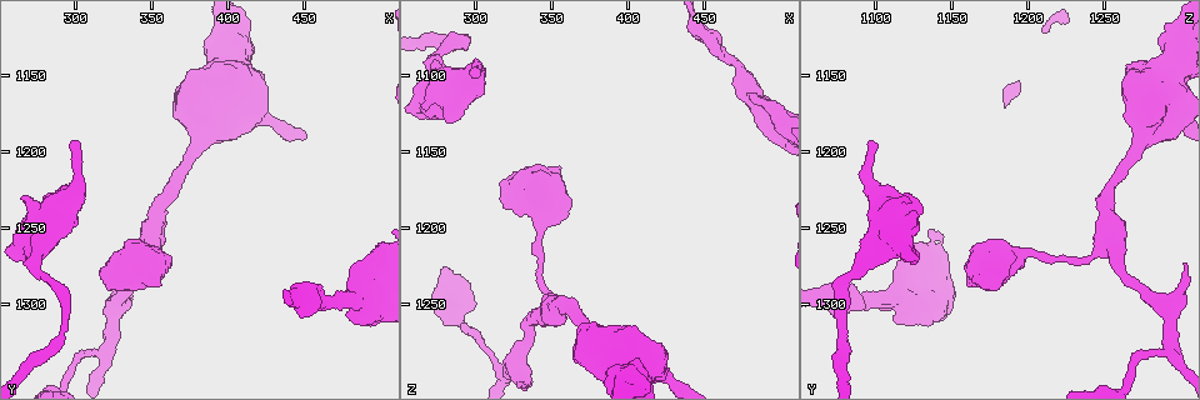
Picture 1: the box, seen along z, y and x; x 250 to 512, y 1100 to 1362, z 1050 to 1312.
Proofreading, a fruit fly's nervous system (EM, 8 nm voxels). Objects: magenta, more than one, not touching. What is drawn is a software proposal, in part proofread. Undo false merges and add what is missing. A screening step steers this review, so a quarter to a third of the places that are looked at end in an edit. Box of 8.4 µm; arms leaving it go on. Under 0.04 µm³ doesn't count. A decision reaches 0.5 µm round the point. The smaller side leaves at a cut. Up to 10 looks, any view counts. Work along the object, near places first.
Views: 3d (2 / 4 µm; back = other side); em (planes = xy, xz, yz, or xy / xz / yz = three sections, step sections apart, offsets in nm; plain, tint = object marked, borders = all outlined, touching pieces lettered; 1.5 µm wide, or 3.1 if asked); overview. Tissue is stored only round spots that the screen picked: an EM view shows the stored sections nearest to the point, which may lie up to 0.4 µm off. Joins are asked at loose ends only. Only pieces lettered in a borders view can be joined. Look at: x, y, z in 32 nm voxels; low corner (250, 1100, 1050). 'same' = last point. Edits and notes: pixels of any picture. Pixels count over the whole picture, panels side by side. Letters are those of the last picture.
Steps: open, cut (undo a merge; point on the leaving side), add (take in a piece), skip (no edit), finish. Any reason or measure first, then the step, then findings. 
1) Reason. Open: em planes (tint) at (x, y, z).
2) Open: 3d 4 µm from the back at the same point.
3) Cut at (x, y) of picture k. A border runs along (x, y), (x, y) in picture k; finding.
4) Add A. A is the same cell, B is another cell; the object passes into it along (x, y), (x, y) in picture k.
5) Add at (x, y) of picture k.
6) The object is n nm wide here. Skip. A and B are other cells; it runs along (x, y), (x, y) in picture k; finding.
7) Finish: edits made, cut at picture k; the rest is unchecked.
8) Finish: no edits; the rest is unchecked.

Narrows sharply. Open: 3d 4 µm at (470, 1296, 1094).

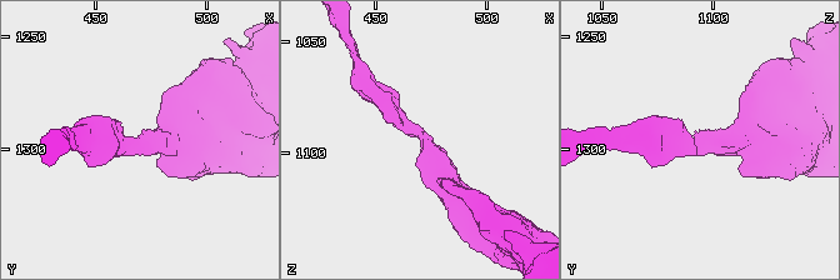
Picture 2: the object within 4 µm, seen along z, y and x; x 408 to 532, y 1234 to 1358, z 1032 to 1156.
The arms are 320, 380 nm wide. Open: em xy step 8 (borders) at (471, 1297, 1092).

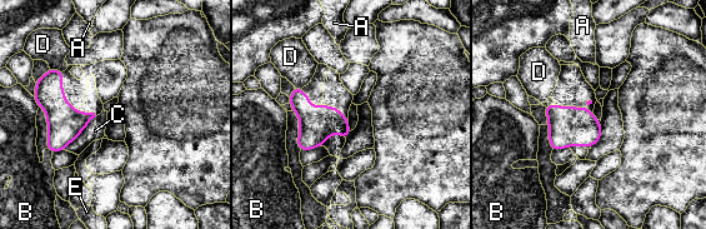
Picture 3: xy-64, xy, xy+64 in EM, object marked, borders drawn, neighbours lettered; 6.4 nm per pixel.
Another direction. Open: em planes (borders) at the same point.

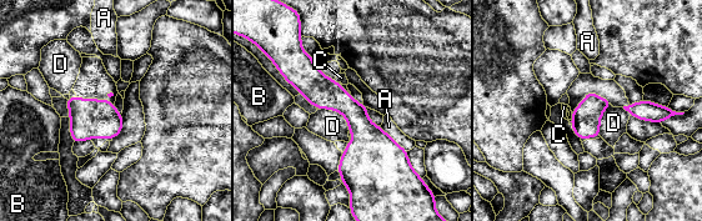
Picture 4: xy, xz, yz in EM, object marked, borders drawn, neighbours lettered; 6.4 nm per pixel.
Skip. A, B, C and D are other cells; a border runs along (611, 105), (603, 110), (598, 135) in picture 4; all the same neuron.

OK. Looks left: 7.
Free end. Open: em planes (borders) at (300, 1194, 1094).

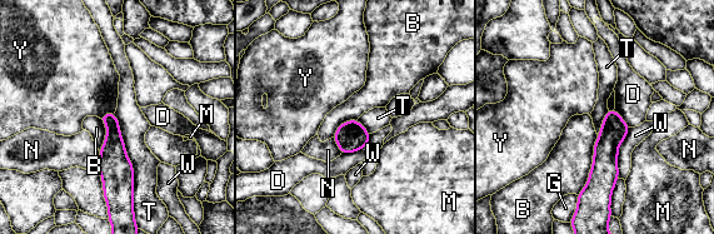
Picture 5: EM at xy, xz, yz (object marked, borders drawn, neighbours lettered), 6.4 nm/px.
Skip. B, D, G, M, N, T, W and Y are other cells; a border runs along (114, 111), (105, 113), (99, 118) in picture 5; none of them fits.

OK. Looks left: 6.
Thin neck. Open: 3d 4 µm from the back at (290, 1320, 1076).

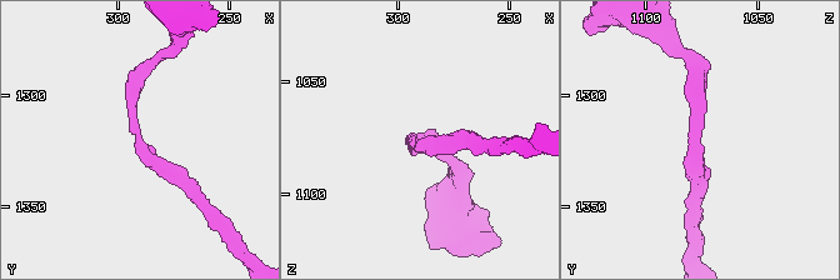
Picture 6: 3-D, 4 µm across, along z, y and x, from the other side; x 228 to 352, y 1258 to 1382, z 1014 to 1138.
The arms are 220, 220 nm wide; now the EM. Open: em planes (borders) at (290, 1320, 1077).

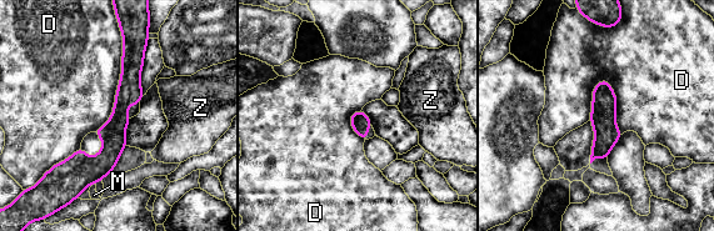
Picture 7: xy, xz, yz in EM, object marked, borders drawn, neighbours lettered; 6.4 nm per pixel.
The object is 120 nm wide here. Skip. D, M and Z are other cells; it runs along (131, 45), (111, 151), (81, 184) in picture 7; one neuron here.

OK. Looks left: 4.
Three arms meet. Open: 3d 2 µm at (318, 1330, 1294).

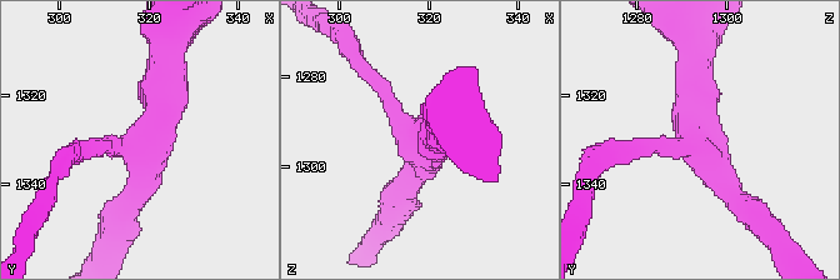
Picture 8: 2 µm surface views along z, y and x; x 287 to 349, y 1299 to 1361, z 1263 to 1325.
Open: em planes (tint) at (318, 1330, 1292).

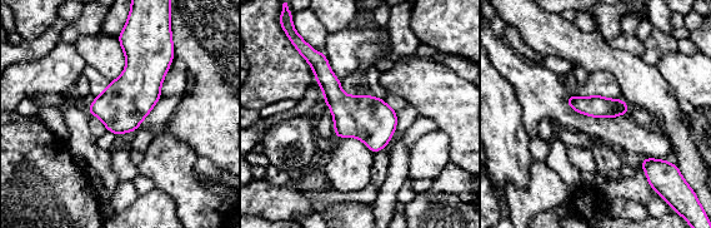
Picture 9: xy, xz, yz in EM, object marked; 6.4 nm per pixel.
Open: em planes (borders) at the same point.

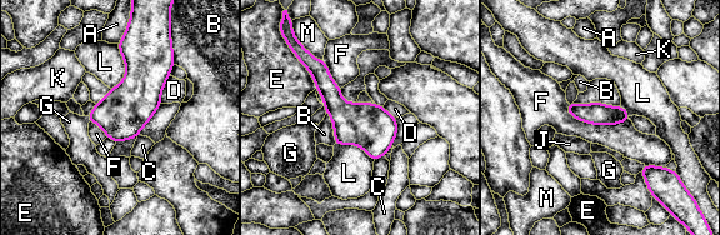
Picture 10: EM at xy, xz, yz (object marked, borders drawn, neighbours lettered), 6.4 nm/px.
Skip. A, B, C, D, E, F, G, J, K, L and M are other cells; a border runs along (118, 44), (125, 75), (111, 89) in picture 10; all the same neuron.

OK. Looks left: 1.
Finish: no edits; the rest is unchecked.

